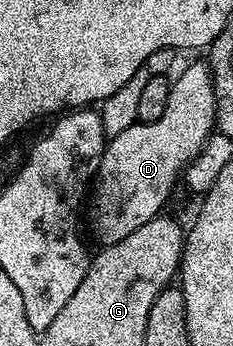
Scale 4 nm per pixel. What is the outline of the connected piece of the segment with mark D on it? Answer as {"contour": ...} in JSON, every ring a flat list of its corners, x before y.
{"contour":[[208,61,193,62,181,75,171,82,171,96,167,96,167,112,163,112,163,116,159,116,159,120,154,122,136,122,131,128,127,128,124,132,119,132,119,136,108,139,105,144,105,151,101,157,101,163,95,175,95,181,91,186,91,202,93,198,93,207,88,207,87,214,93,217,93,234,98,238,101,246,110,246,119,240,131,236,131,232,135,232,135,228,143,228,143,224,150,222,152,218,158,217,162,213,161,210,165,206,165,201,169,198,169,193,173,190,173,185,178,185,179,179,185,173,185,167,196,158,198,152,205,147,205,142,209,139,210,134,214,133,215,123,217,121,217,105,215,104,215,92,213,91,213,77,209,71]]}

